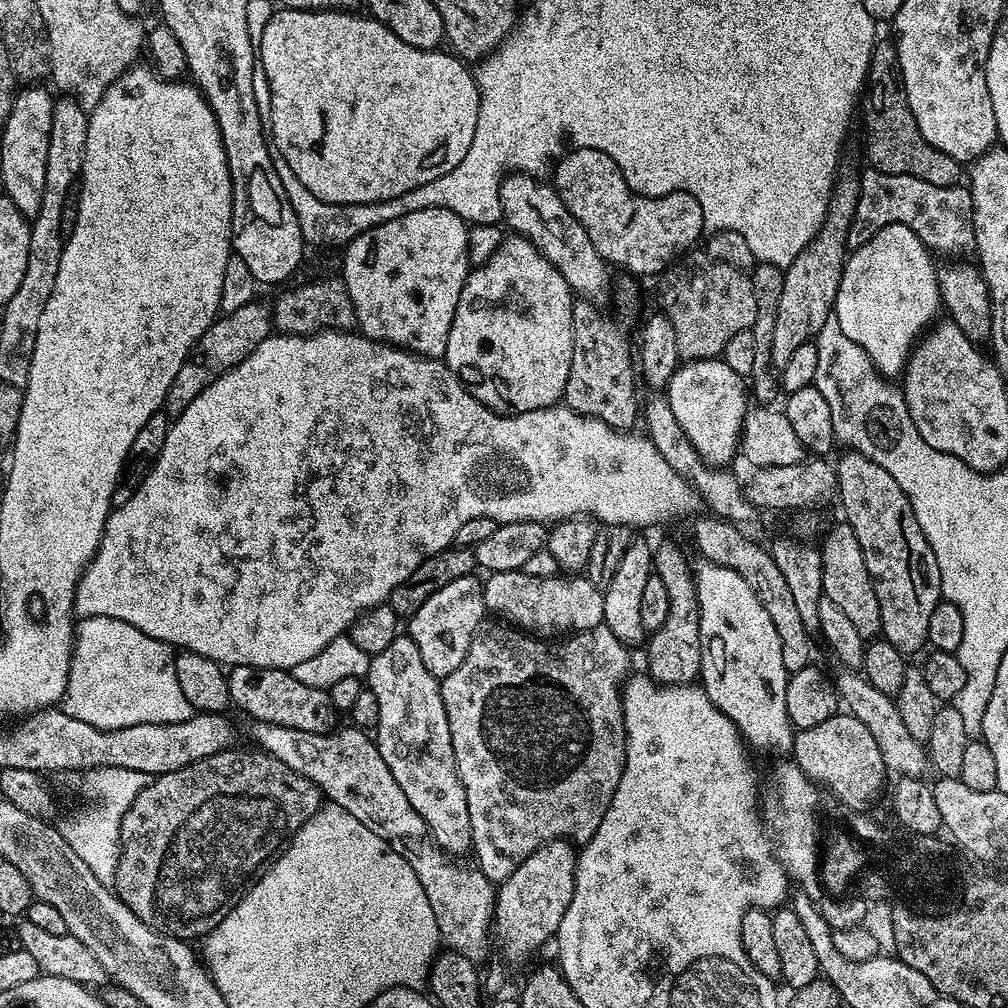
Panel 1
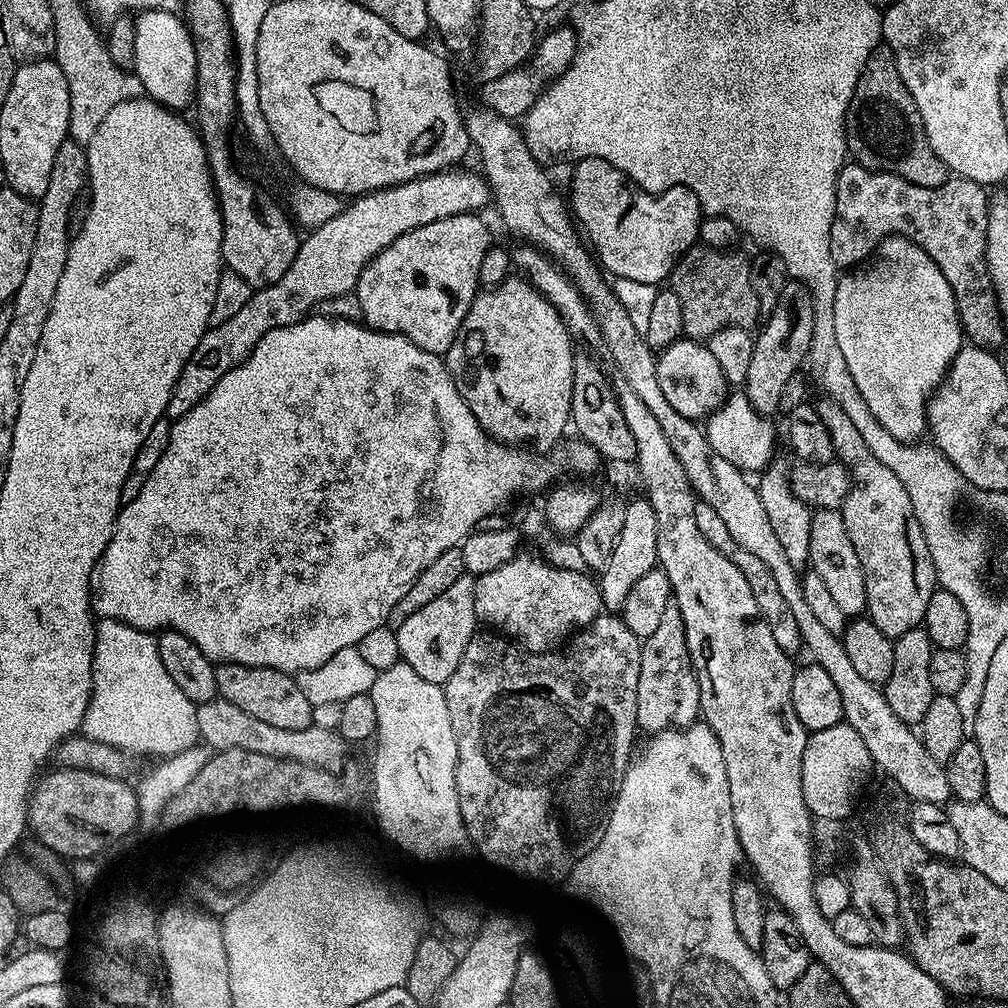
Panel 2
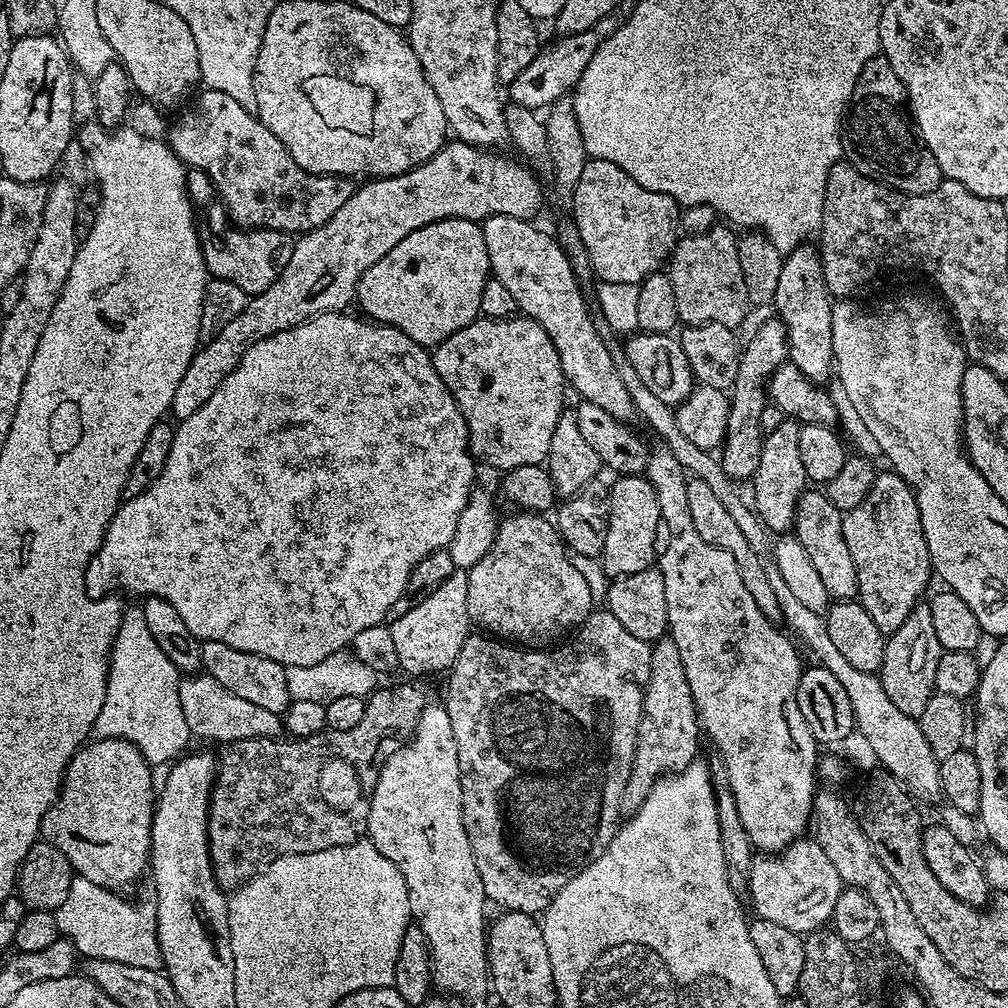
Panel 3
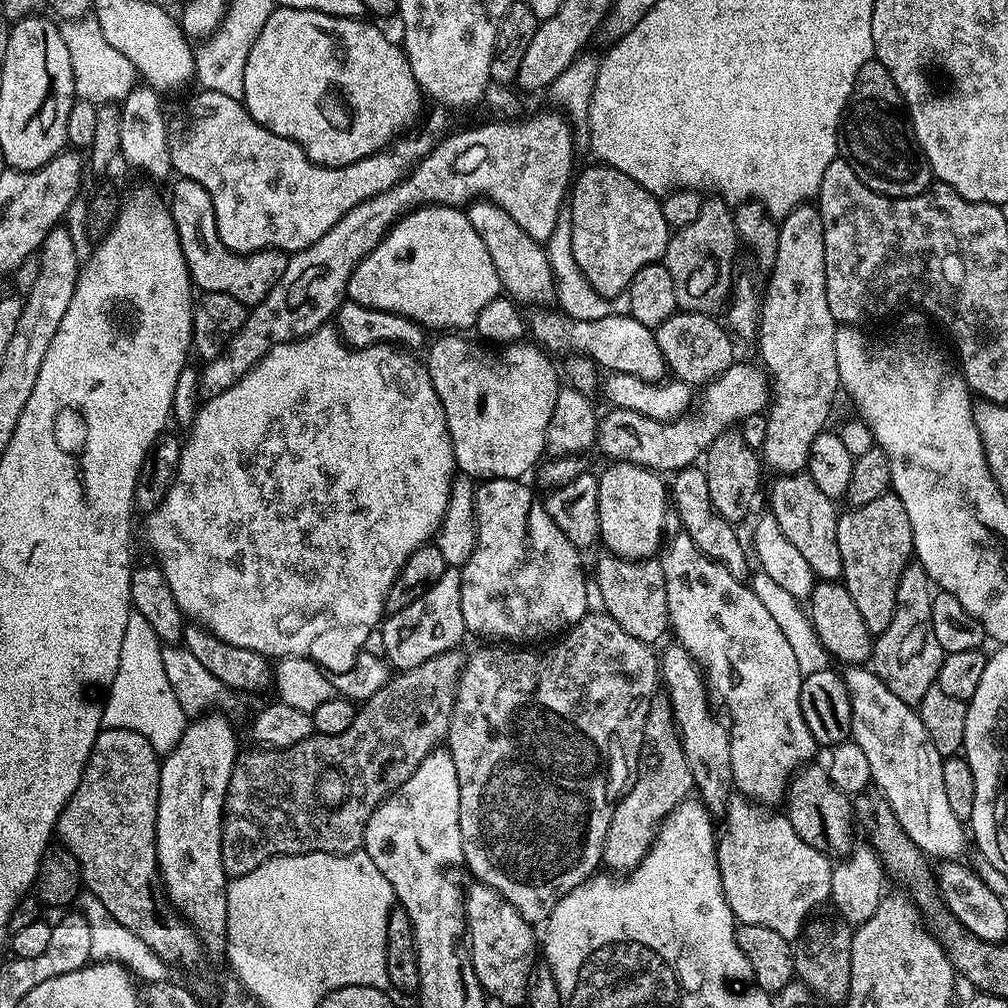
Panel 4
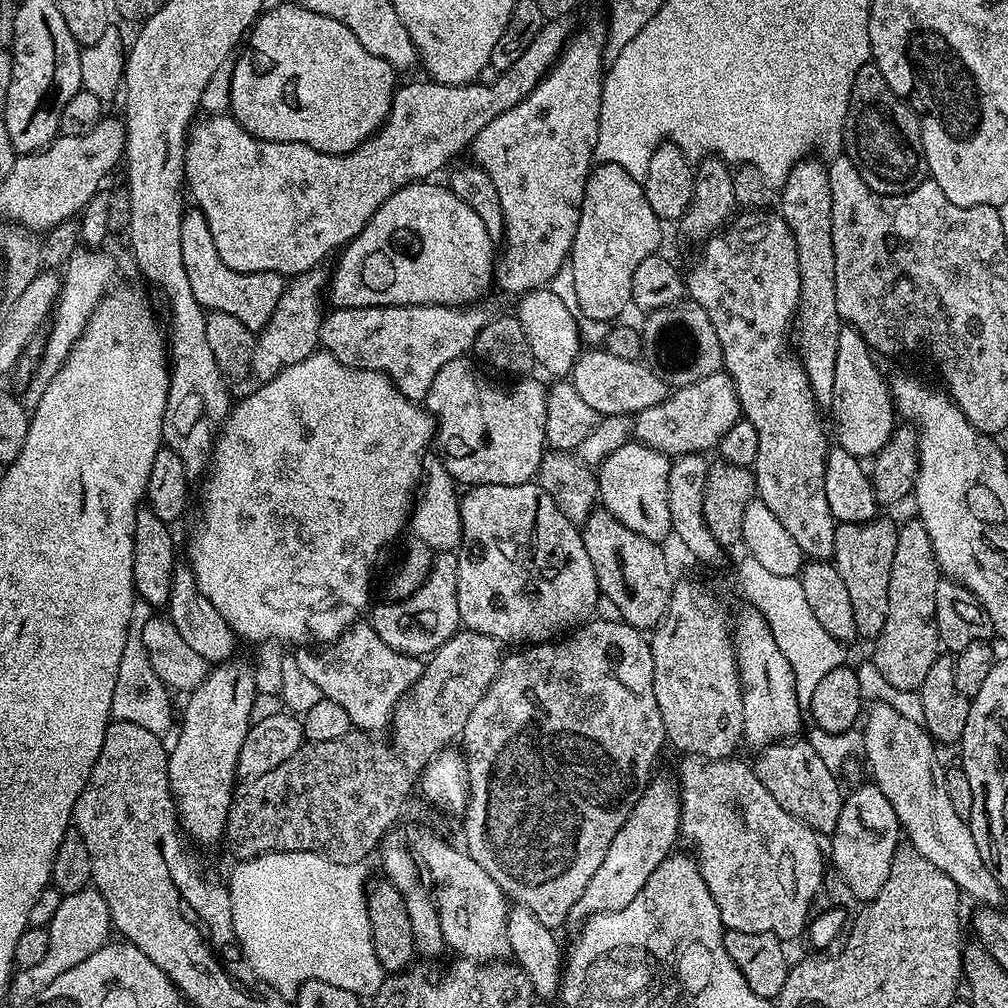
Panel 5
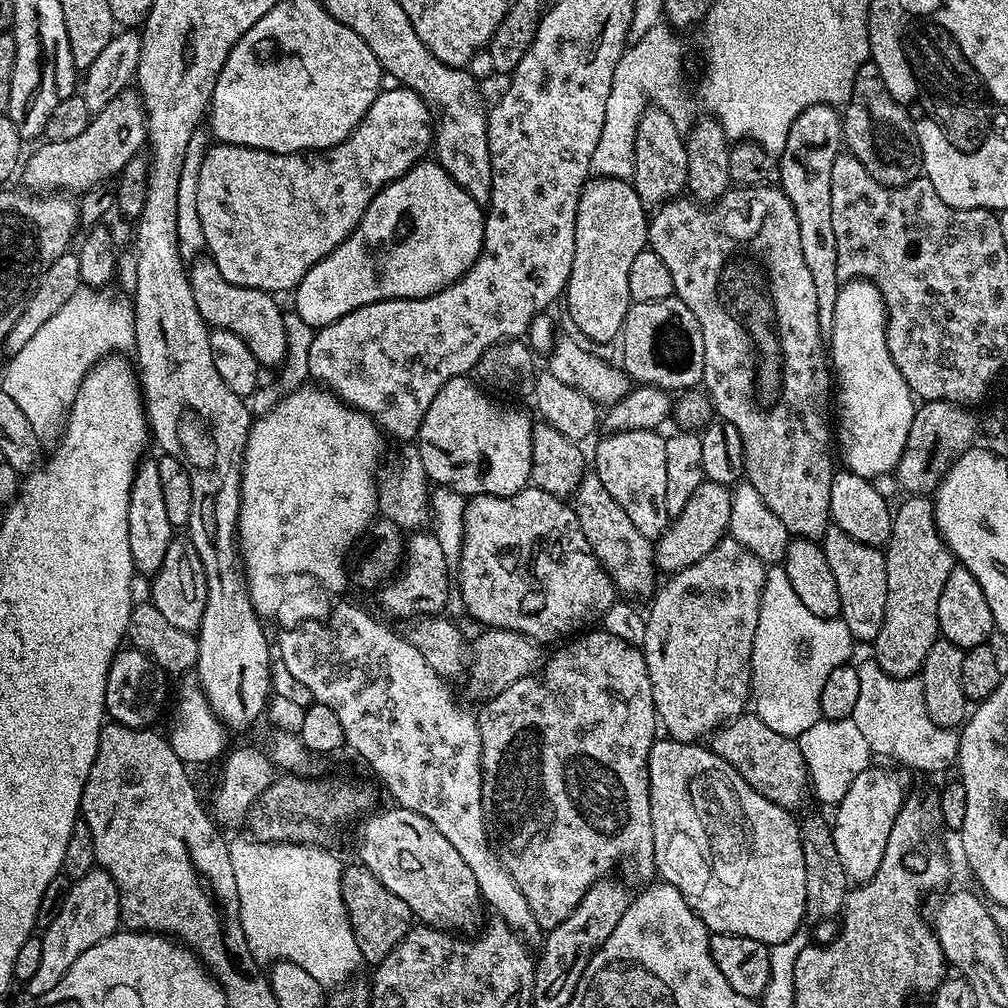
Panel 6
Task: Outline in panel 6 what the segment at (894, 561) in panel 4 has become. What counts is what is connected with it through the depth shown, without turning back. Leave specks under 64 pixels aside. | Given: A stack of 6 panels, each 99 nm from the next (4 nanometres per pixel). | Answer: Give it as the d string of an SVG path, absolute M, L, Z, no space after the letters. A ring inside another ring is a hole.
M832 526L822 537L822 547L840 599L839 619L846 622L853 641L874 642L886 618L886 558L877 545L863 544L847 536L841 528Z

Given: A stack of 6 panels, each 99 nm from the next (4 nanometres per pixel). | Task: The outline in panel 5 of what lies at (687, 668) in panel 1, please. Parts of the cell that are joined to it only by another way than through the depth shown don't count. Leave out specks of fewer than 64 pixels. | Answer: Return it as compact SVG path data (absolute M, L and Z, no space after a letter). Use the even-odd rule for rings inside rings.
M653 775L644 791L641 792L631 814L626 818L622 830L614 834L614 842L610 842L610 850L606 850L606 858L602 858L602 866L594 870L590 882L586 882L586 890L574 902L568 915L569 921L583 922L599 912L617 912L622 906L628 906L638 896L638 890L646 886L650 874L658 870L660 863L667 856L673 855L676 836L681 835L680 813L682 797L675 779L668 776Z

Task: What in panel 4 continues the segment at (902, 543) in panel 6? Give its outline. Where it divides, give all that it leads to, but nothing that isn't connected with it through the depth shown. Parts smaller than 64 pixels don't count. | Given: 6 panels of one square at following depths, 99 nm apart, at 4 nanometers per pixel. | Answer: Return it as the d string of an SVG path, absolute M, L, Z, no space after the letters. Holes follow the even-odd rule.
M909 562L898 578L896 609L890 626L881 636L875 637L872 646L870 668L886 684L887 689L913 706L926 698L926 690L935 684L946 653L938 646L934 634L934 618L930 618L934 585L928 579L928 572L918 562Z

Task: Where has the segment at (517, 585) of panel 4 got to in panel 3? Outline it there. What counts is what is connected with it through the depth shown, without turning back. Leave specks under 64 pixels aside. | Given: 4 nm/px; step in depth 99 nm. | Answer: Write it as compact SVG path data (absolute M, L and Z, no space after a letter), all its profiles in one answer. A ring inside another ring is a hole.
M535 512L511 513L499 521L494 538L494 546L473 568L467 569L466 606L468 618L477 629L500 638L511 638L517 645L531 645L531 640L540 640L543 636L560 636L572 627L583 625L594 611L592 588L588 580L576 569L577 561L573 559L556 525L547 515Z

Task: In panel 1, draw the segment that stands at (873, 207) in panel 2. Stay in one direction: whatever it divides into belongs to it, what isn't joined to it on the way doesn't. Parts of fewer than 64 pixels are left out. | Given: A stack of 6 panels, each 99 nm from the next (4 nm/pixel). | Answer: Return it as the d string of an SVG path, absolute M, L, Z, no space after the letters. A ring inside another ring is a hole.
M873 168L859 173L860 193L858 204L855 207L855 218L852 219L850 230L847 232L847 242L851 249L857 249L870 240L880 229L892 224L905 224L918 234L918 238L933 253L939 252L969 252L976 246L974 238L974 226L972 225L972 195L963 185L950 187L933 186L930 182L924 182L913 175L886 174Z

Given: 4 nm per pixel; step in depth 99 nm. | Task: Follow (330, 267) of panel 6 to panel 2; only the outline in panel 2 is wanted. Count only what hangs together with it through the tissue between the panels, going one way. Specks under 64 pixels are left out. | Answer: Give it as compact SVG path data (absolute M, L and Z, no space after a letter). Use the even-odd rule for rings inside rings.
M467 212L436 222L426 222L402 234L369 261L354 289L362 306L363 323L377 332L395 332L398 336L405 336L414 342L414 346L435 356L447 354L472 305L472 299L476 297L480 284L479 266L494 240L480 218Z

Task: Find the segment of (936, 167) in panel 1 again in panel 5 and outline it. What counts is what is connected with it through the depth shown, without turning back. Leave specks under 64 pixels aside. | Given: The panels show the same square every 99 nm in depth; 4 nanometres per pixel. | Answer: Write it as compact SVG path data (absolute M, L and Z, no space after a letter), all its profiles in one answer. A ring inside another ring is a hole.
M875 62L862 65L858 74L854 74L854 86L850 90L850 102L844 123L842 152L852 159L854 166L858 166L862 182L866 182L866 186L870 186L870 190L878 194L901 196L914 191L920 183L929 179L928 163L920 133L920 117L912 111L912 107L906 101L901 100L898 94L894 94L894 90L890 90L886 78L882 78L882 70L878 70Z

